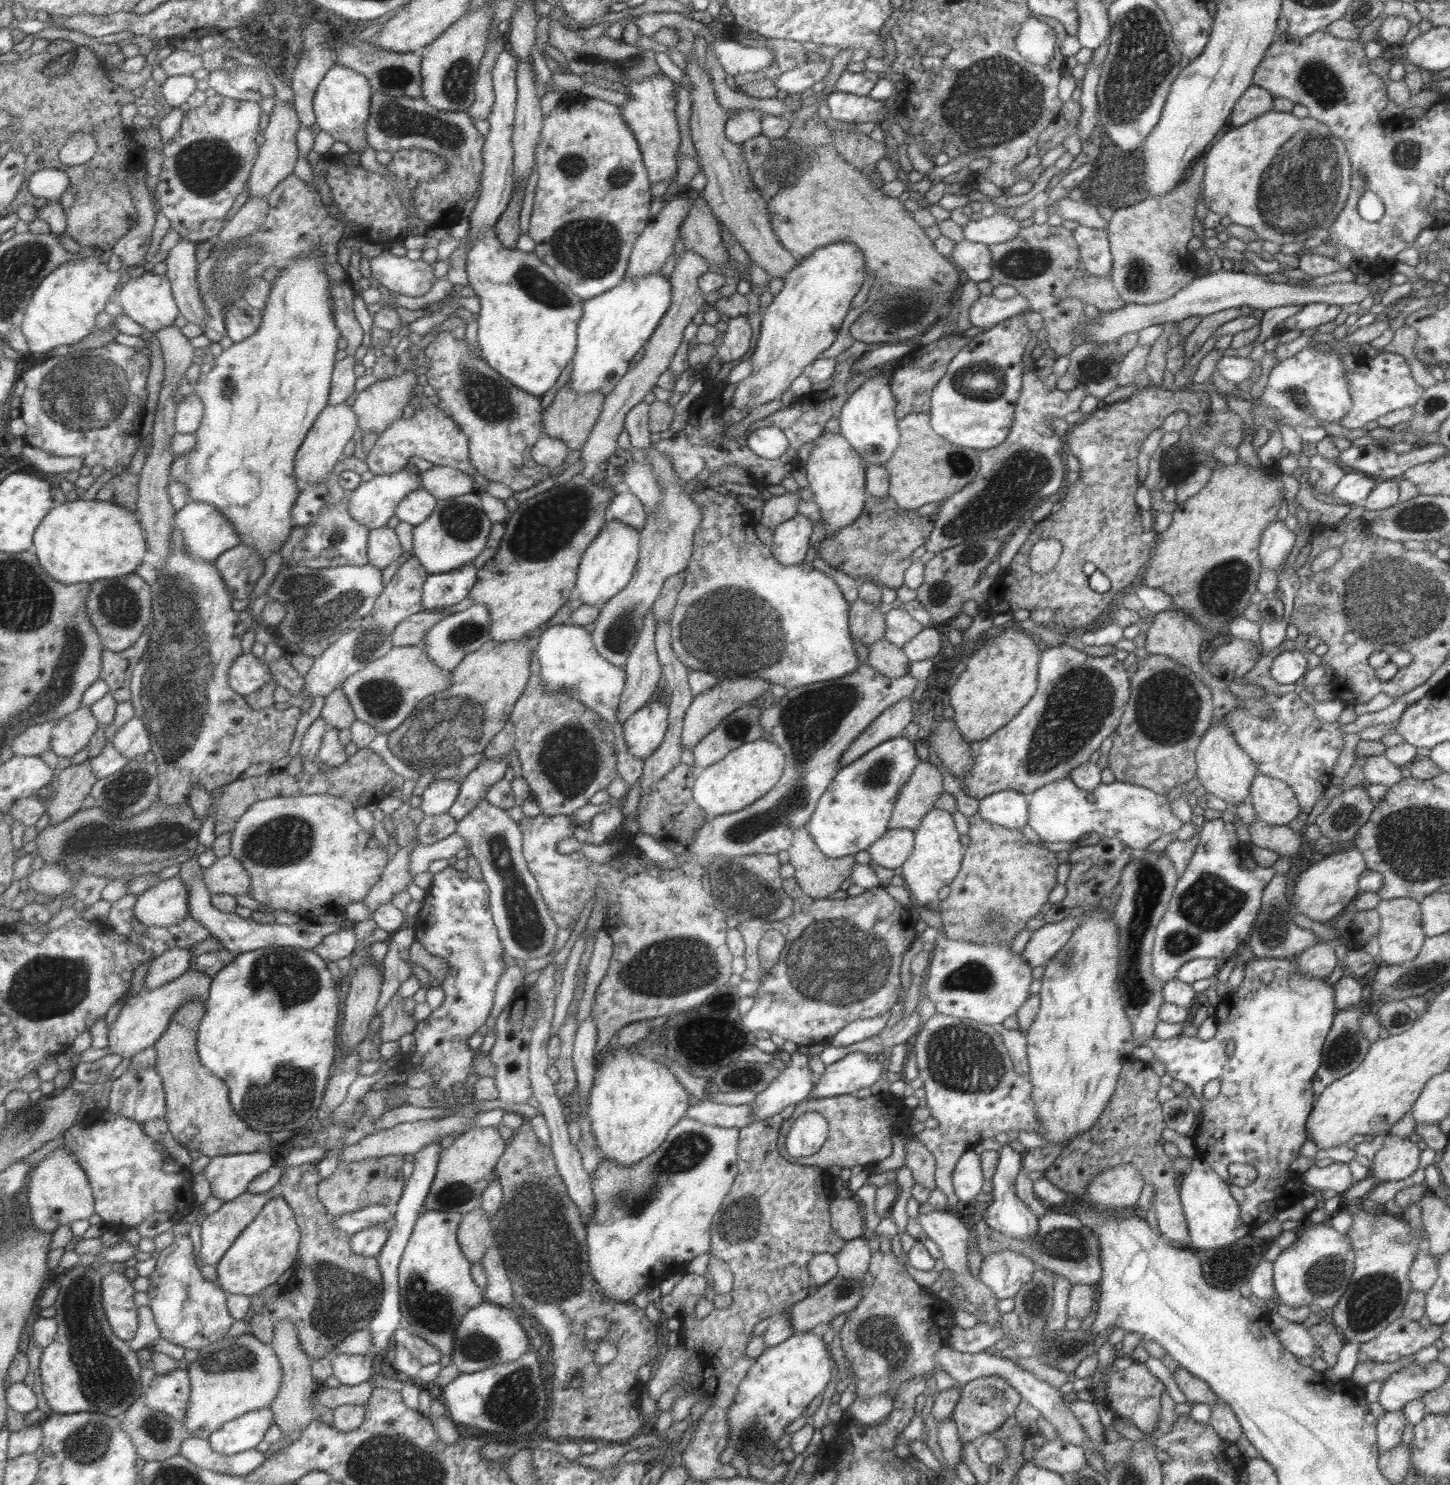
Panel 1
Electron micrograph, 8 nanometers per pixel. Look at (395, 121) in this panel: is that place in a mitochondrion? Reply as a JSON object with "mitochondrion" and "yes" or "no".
{"mitochondrion":"yes"}

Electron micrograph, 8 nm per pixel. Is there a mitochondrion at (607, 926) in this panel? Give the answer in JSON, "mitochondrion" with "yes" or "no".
{"mitochondrion":"no"}

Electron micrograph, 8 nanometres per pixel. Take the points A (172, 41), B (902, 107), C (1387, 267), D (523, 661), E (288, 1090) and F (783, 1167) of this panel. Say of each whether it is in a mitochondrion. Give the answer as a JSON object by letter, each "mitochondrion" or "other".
{"A":"other","B":"other","C":"other","D":"other","E":"mitochondrion","F":"other"}

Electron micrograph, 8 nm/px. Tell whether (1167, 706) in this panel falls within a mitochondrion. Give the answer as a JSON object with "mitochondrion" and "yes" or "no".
{"mitochondrion":"yes"}

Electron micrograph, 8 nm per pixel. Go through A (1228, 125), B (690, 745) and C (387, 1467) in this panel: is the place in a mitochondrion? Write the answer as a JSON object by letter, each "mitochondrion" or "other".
{"A":"other","B":"other","C":"mitochondrion"}

